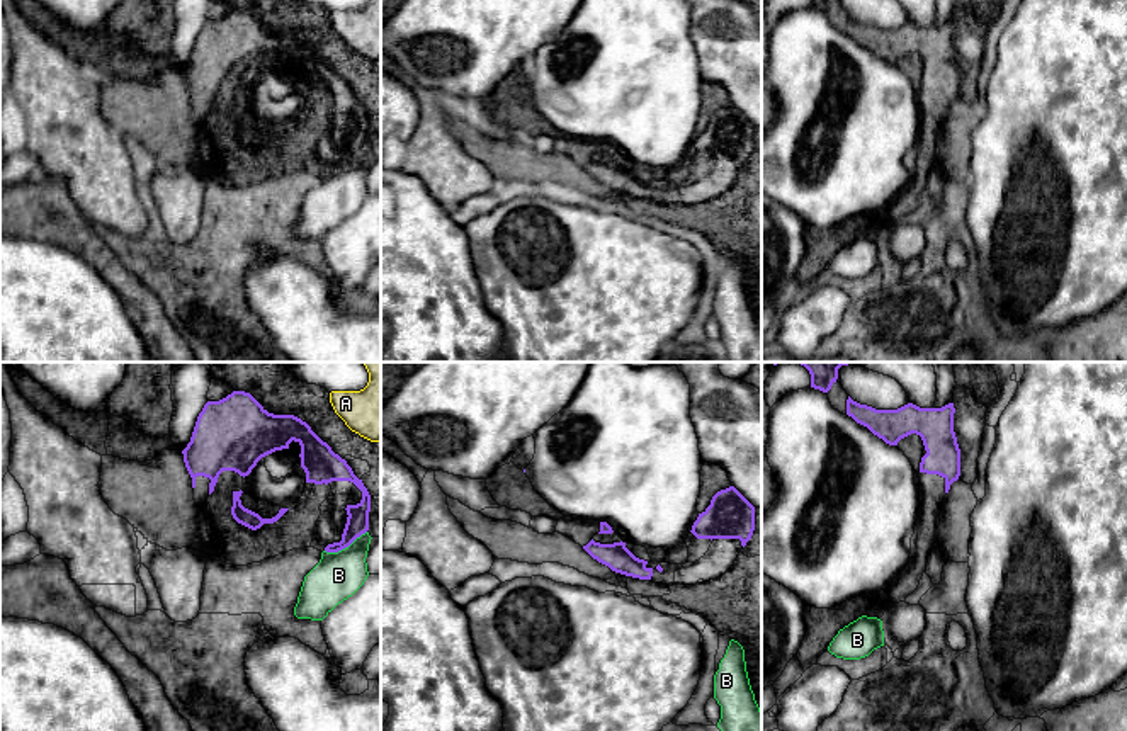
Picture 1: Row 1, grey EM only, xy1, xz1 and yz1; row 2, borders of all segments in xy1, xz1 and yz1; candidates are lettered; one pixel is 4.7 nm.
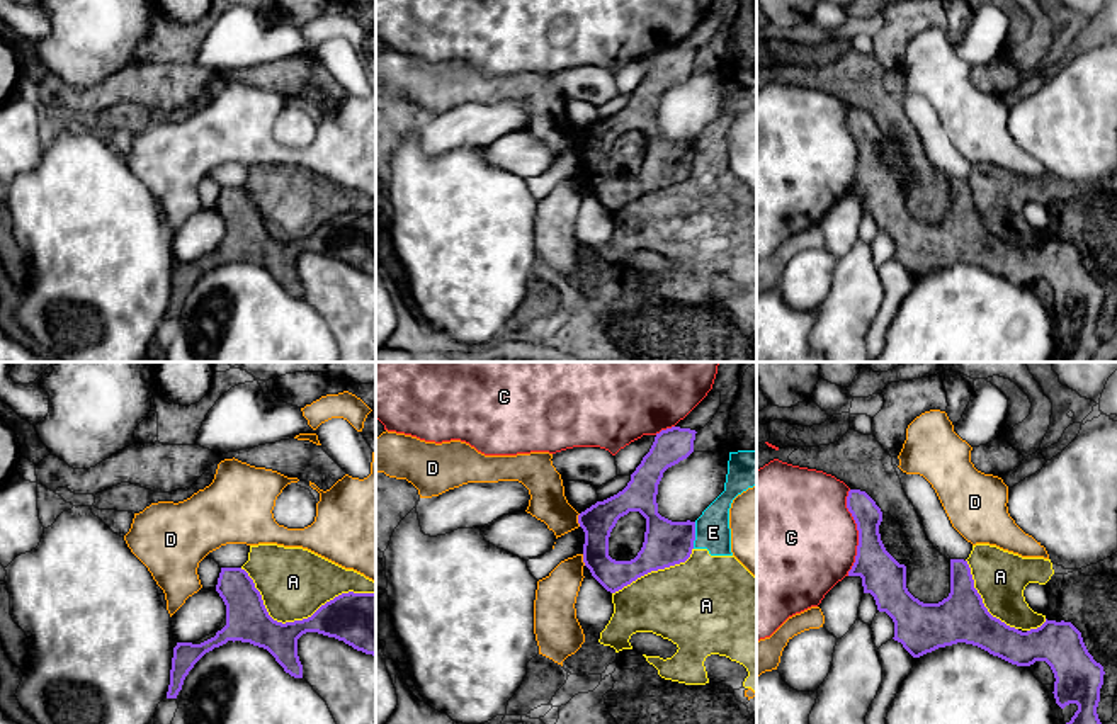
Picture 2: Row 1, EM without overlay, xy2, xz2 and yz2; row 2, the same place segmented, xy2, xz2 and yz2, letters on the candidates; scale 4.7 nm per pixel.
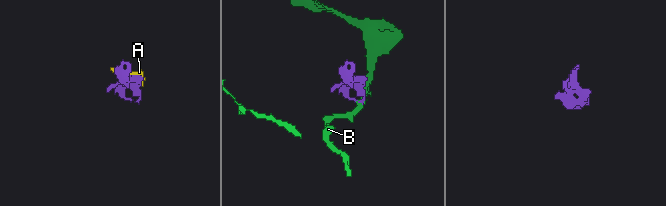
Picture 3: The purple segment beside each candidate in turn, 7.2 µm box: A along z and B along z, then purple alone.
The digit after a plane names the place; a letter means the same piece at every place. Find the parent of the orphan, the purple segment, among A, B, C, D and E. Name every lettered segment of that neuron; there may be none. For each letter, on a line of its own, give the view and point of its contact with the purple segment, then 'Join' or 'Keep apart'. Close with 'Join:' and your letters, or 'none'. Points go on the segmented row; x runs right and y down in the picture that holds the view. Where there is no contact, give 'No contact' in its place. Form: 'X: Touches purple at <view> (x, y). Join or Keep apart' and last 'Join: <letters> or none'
A: Touches purple at xy2 (298, 621). Keep apart
B: Touches purple at xy1 (345, 546). Keep apart
C: Touches purple at yz2 (859, 532). Keep apart
D: Touches purple at xz2 (578, 520). Keep apart
E: Touches purple at xz2 (694, 536). Keep apart
Join: none

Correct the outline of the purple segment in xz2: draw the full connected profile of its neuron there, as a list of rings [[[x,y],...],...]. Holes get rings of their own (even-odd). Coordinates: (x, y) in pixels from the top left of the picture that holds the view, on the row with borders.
[[[672,427],[656,433],[649,452],[617,495],[597,501],[578,515],[585,532],[583,563],[610,593],[638,578],[685,563],[694,549],[695,522],[672,522],[658,513],[658,484],[663,472],[694,452],[695,430]],[[629,512],[646,518],[644,542],[631,561],[609,556],[609,537],[617,520]]]

